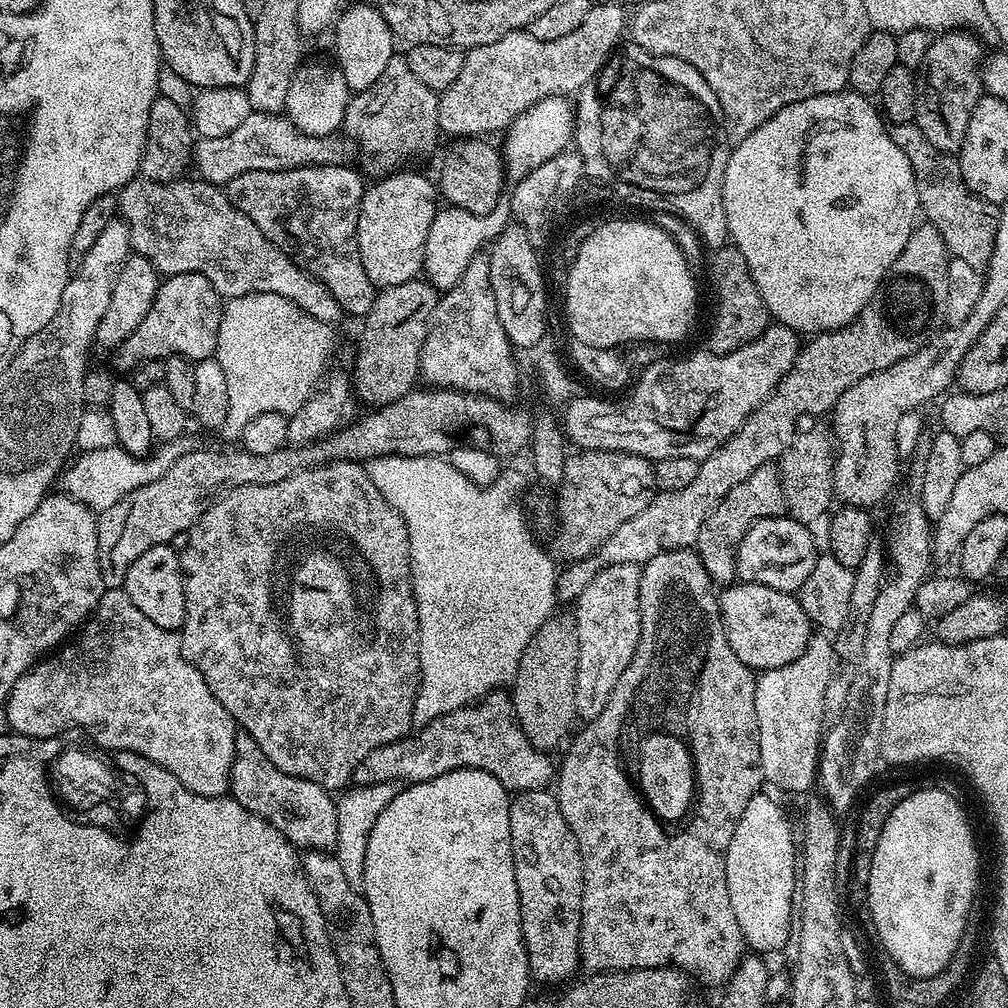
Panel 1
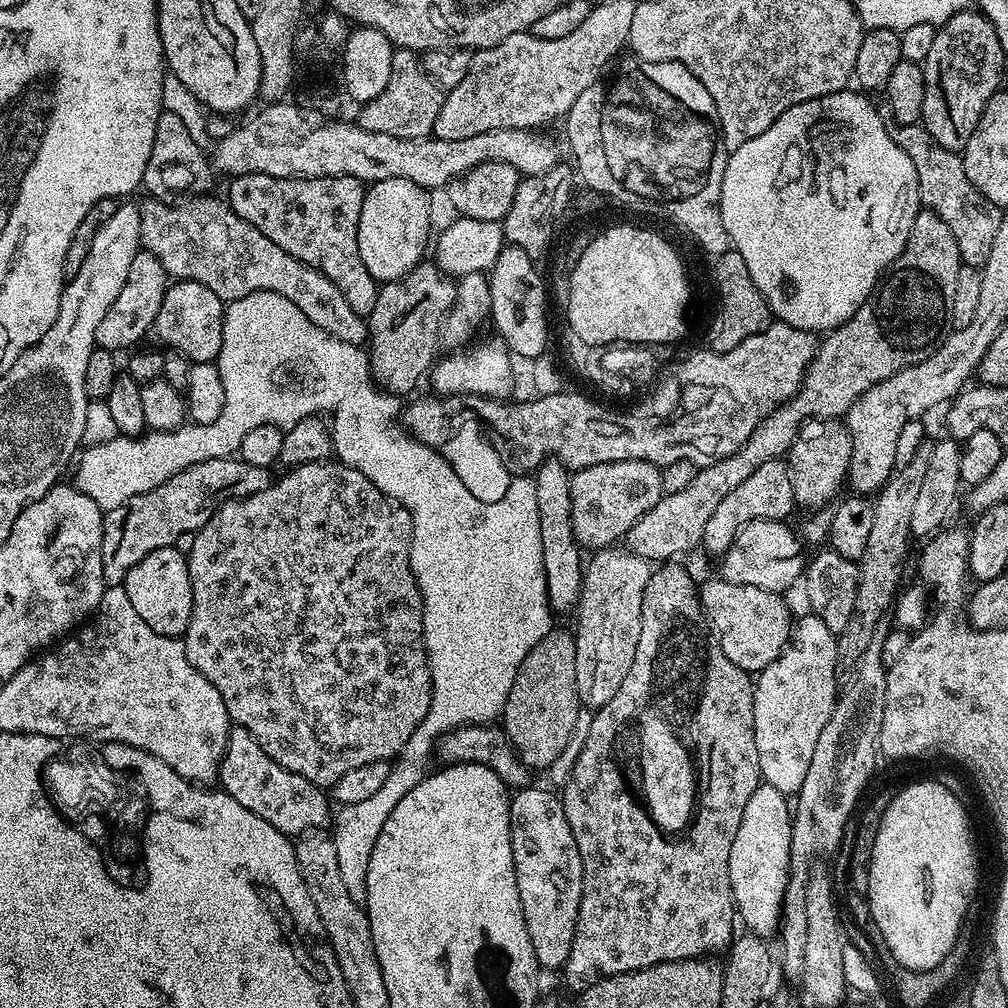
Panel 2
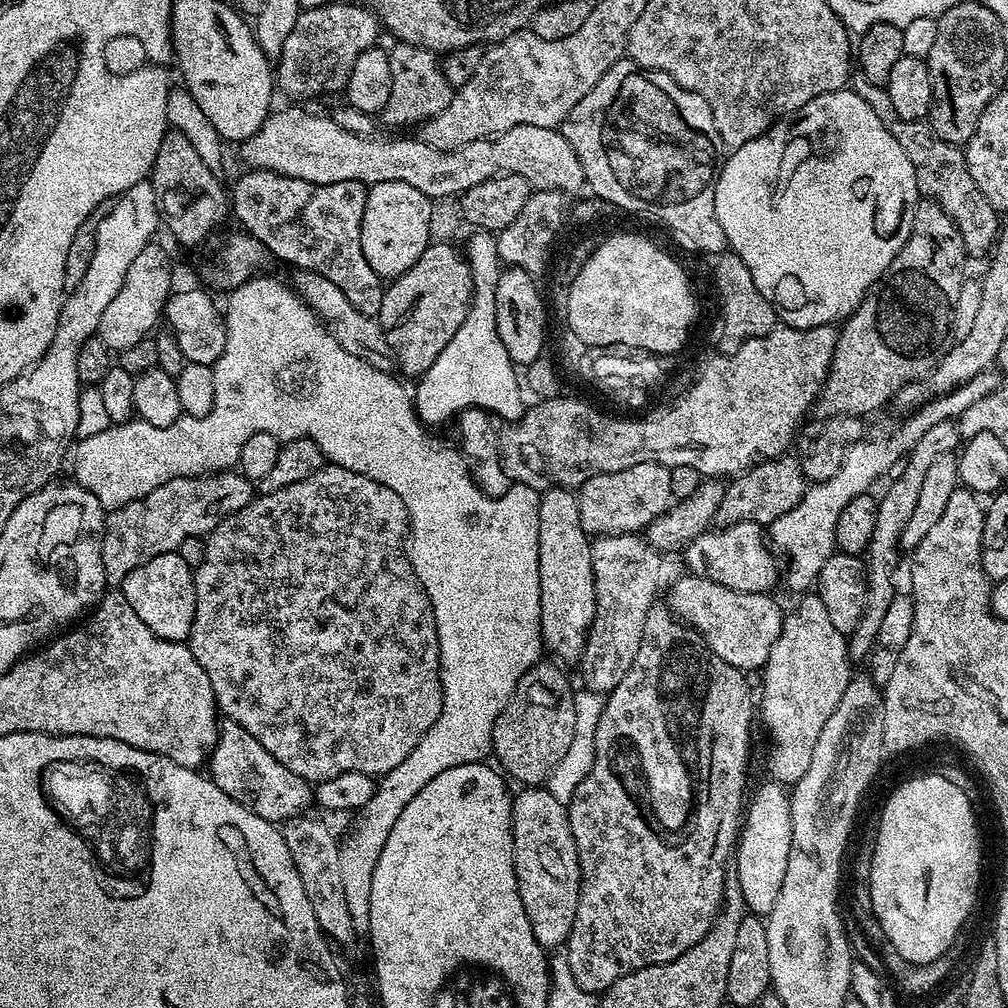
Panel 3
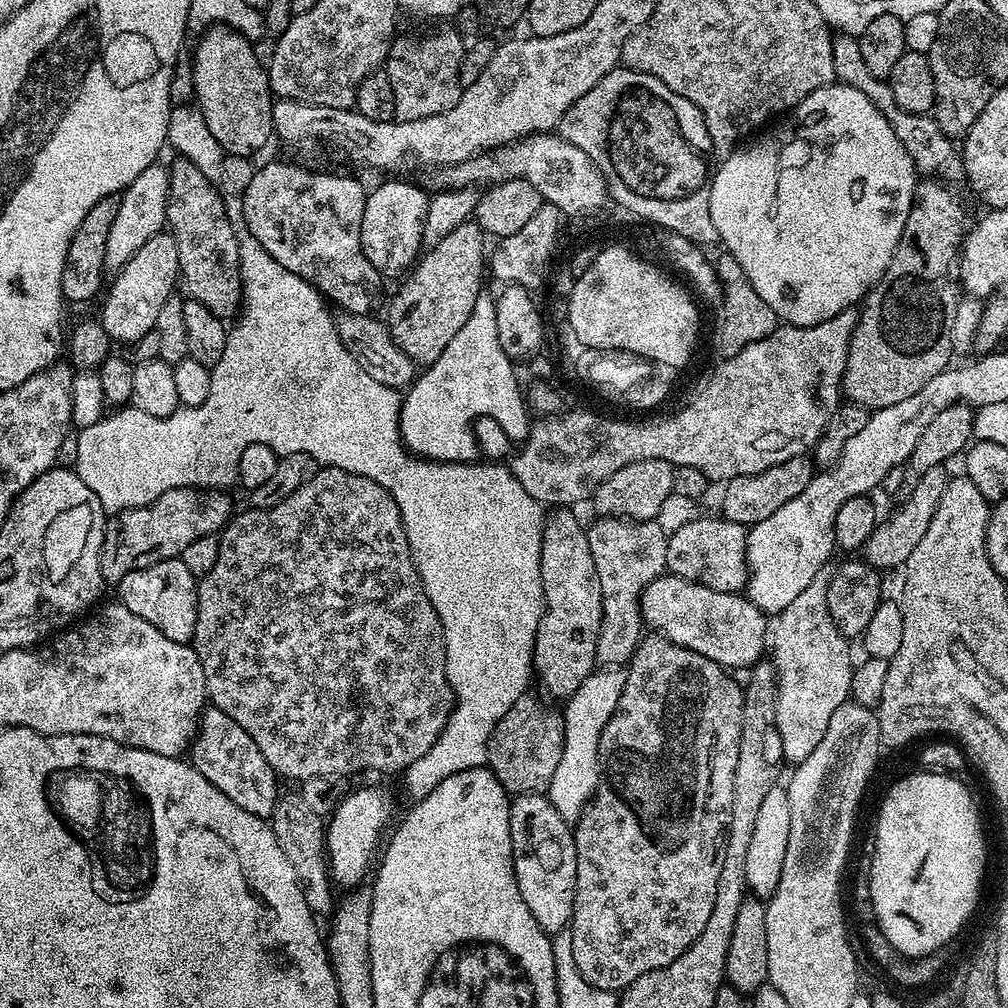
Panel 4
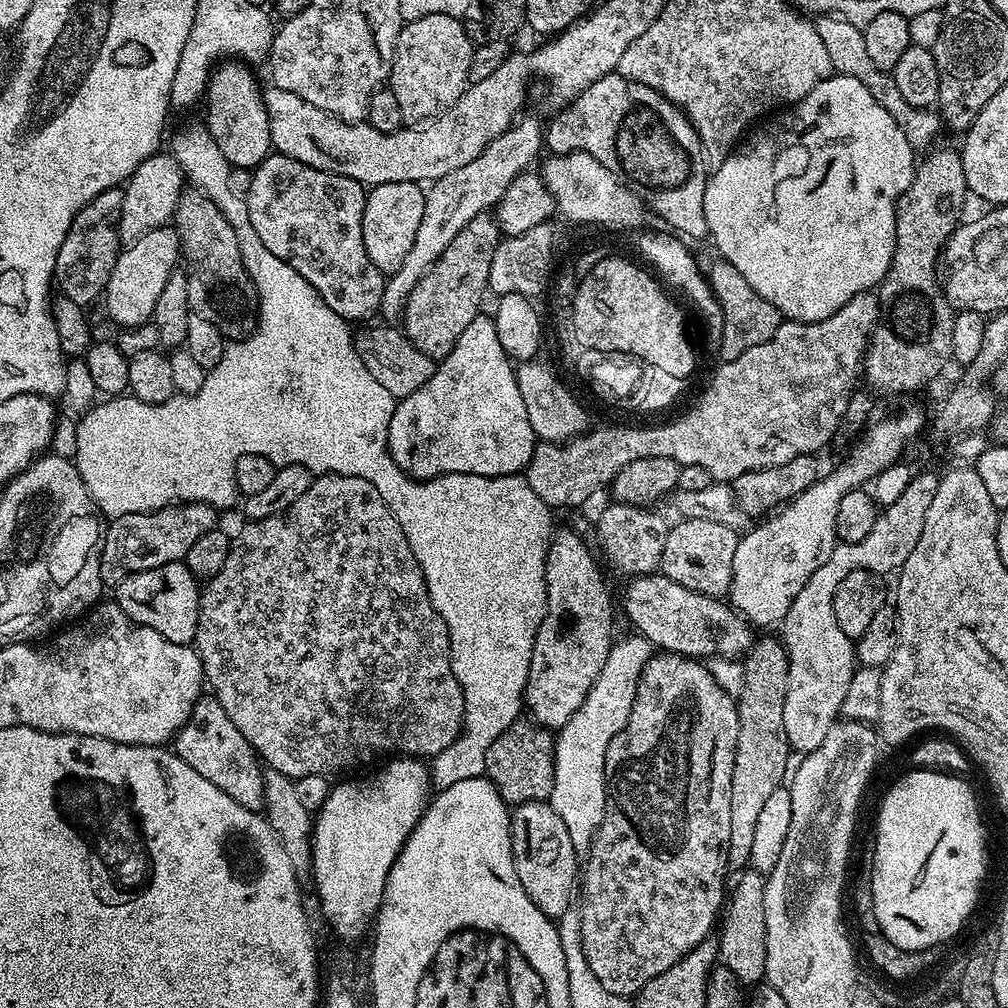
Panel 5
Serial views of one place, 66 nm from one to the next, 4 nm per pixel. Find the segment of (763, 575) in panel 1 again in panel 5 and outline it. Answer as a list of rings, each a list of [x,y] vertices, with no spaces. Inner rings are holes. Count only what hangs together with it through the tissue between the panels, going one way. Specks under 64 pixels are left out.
[[[683,518],[677,519],[677,524],[673,523],[668,530],[668,537],[666,538],[666,546],[662,546],[662,558],[660,559],[659,571],[666,578],[670,578],[670,582],[678,582],[678,586],[684,586],[686,590],[692,590],[698,594],[706,594],[707,596],[714,596],[717,598],[727,597],[728,587],[732,581],[732,567],[734,566],[734,550],[736,549],[736,541],[738,539],[737,529],[730,526],[722,526],[722,522],[706,522],[706,518],[690,518],[685,520]]]

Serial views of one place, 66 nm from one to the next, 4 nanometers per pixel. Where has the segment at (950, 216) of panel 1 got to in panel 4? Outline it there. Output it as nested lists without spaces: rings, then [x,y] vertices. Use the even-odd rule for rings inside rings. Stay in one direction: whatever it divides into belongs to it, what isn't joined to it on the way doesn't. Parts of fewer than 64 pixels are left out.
[[[840,34],[832,41],[834,50],[834,68],[836,70],[836,80],[854,86],[854,90],[862,90],[874,106],[888,119],[894,134],[898,134],[898,142],[906,146],[906,154],[914,162],[917,173],[924,178],[935,178],[941,182],[953,182],[952,180],[963,181],[964,158],[959,147],[954,145],[953,137],[950,137],[941,130],[932,114],[914,114],[910,110],[902,110],[898,102],[894,99],[894,90],[890,90],[887,80],[874,78],[874,74],[866,66],[862,58],[862,46],[855,36]]]

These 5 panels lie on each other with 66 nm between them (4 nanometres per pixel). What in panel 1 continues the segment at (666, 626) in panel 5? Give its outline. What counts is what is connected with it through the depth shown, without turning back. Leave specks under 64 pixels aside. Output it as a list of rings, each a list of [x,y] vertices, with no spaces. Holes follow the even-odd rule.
[[[736,582],[725,587],[719,597],[720,616],[724,620],[728,644],[748,668],[769,672],[772,668],[786,666],[786,662],[794,662],[794,658],[806,650],[814,635],[812,620],[791,592]]]

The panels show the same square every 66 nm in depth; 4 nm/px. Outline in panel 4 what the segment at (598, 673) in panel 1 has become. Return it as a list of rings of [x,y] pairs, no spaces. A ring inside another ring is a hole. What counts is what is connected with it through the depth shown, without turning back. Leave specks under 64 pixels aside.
[[[618,516],[596,518],[593,524],[587,525],[590,554],[594,554],[594,566],[598,570],[598,582],[602,582],[602,626],[596,647],[596,659],[604,666],[624,666],[631,661],[646,632],[646,625],[640,613],[640,599],[644,588],[659,576],[665,575],[666,546],[669,533],[664,532],[660,522],[656,520],[625,520]]]

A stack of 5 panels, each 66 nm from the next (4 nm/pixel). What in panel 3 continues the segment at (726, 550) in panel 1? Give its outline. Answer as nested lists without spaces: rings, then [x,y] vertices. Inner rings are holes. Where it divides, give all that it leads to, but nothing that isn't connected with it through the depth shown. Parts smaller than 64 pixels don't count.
[[[792,454],[761,459],[733,480],[736,481],[725,487],[722,502],[718,502],[715,523],[720,526],[738,522],[771,526],[775,520],[782,518],[782,514],[786,514],[786,510],[794,510],[794,506],[798,506],[798,502],[804,497],[806,487],[802,466],[799,459]]]

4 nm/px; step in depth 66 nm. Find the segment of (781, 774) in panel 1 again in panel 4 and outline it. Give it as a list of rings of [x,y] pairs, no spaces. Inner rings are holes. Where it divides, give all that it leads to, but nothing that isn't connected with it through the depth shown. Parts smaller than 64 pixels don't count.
[[[827,571],[819,572],[770,624],[770,659],[776,666],[778,686],[778,734],[782,734],[784,759],[792,766],[814,754],[834,710],[849,703],[852,690],[851,643],[830,618],[830,606],[826,606],[828,577]]]

